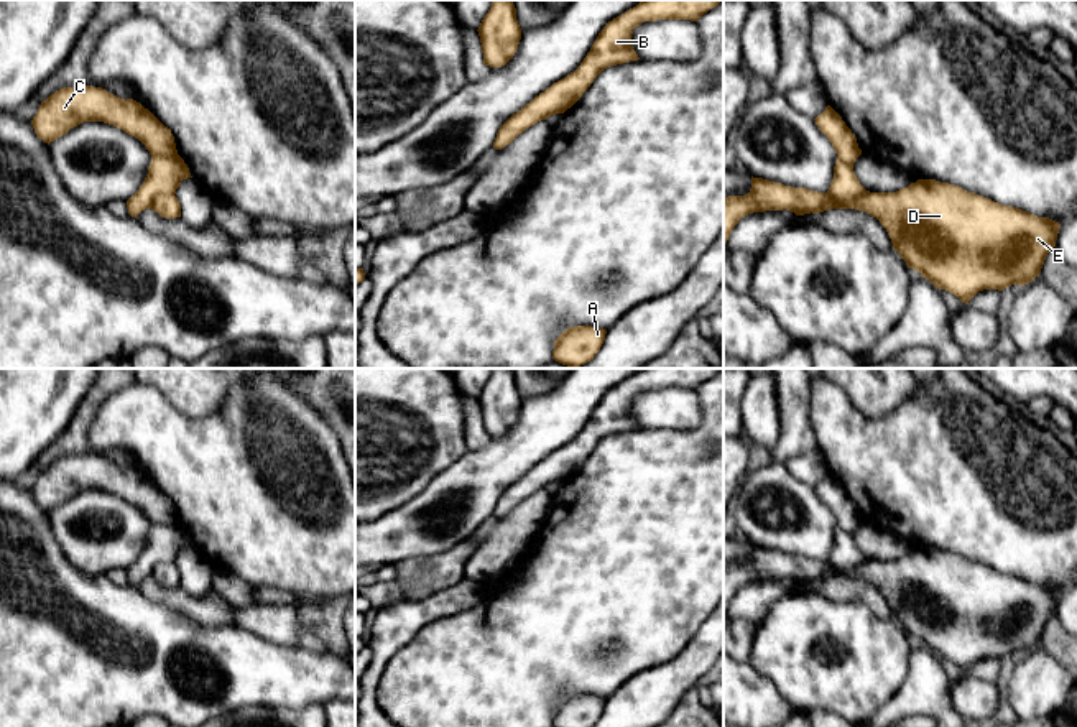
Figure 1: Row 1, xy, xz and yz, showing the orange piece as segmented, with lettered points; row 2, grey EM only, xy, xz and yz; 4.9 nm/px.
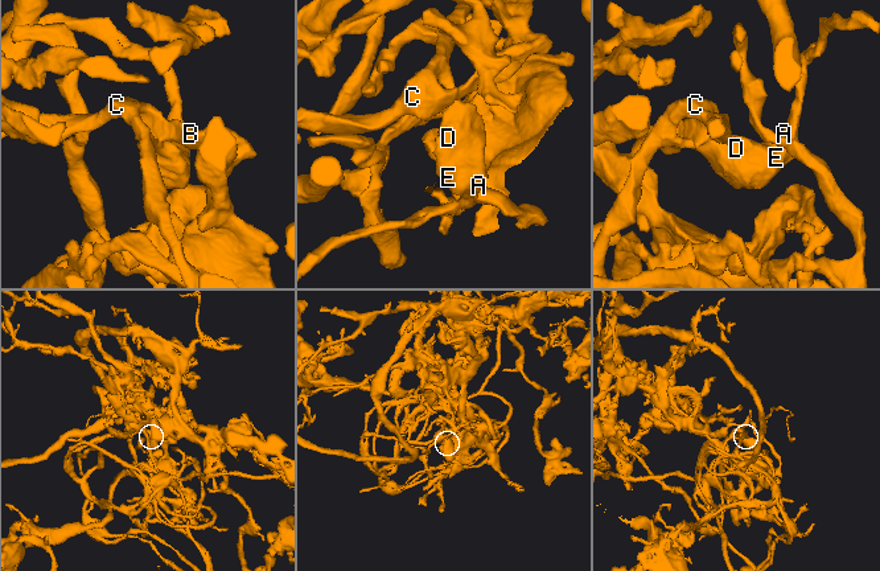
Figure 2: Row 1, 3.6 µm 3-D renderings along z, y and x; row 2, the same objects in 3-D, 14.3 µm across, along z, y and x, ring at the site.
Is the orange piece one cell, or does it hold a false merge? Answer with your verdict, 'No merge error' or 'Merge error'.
Merge error

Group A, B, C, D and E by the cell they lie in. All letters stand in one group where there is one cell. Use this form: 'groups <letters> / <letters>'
groups A C D E / B

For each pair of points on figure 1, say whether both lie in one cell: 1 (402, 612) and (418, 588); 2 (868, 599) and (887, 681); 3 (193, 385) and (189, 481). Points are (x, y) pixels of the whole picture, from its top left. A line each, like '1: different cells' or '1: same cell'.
1: different cells
2: different cells
3: different cells

